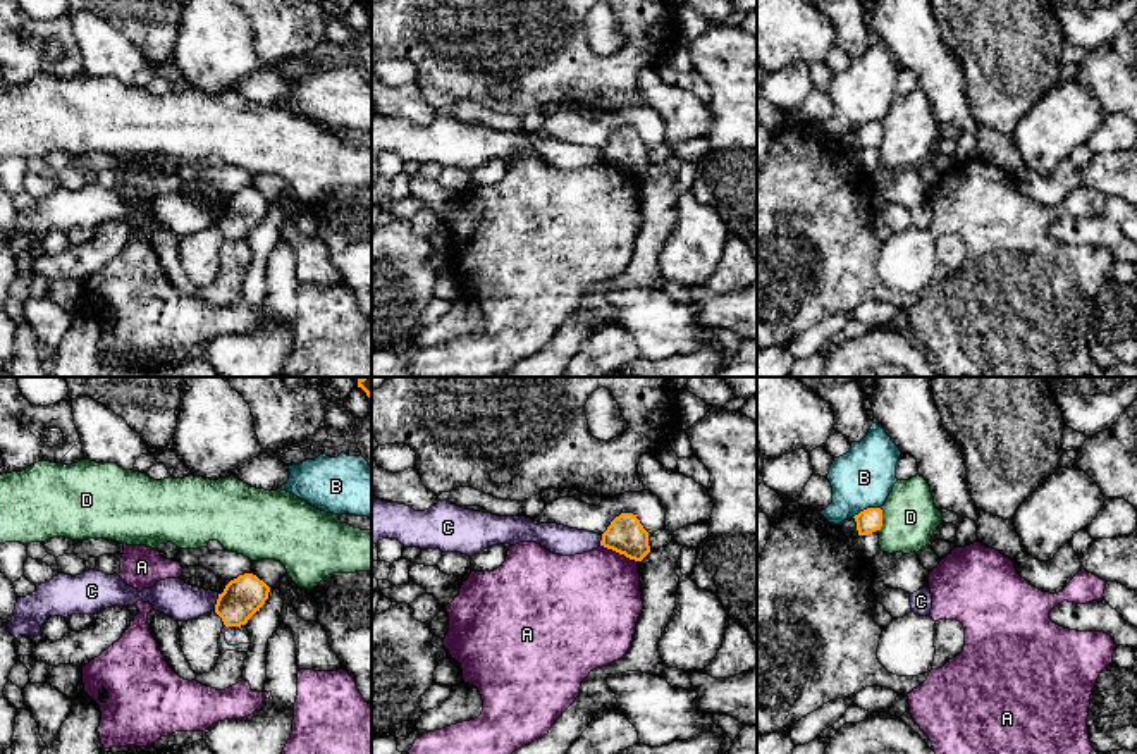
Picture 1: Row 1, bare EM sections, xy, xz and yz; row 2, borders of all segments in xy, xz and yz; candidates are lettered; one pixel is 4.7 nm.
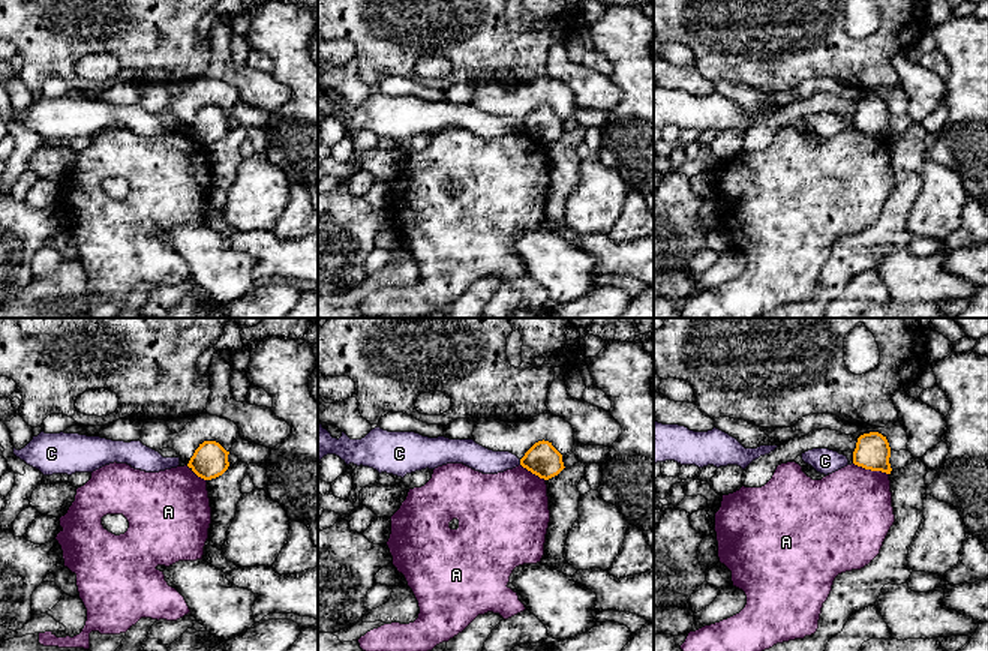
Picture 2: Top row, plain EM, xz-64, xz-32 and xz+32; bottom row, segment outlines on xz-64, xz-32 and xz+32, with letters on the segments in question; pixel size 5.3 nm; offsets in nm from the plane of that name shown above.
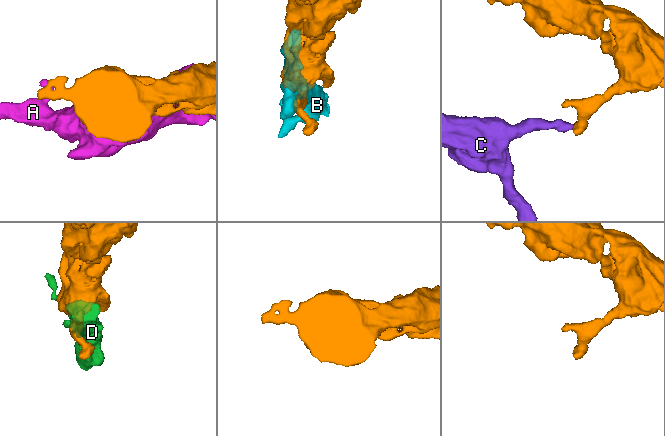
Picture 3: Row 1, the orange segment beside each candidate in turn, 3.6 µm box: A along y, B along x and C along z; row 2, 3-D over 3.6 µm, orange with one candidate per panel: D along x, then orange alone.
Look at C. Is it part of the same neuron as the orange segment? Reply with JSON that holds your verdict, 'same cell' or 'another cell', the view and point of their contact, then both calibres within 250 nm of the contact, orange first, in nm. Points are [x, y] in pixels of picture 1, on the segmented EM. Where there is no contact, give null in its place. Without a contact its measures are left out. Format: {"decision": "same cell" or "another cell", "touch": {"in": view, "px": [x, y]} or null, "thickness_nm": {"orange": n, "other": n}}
{"decision": "another cell", "touch": {"in": "xy", "px": [217, 603]}, "thickness_nm": {"orange": 190, "other": 180}}

